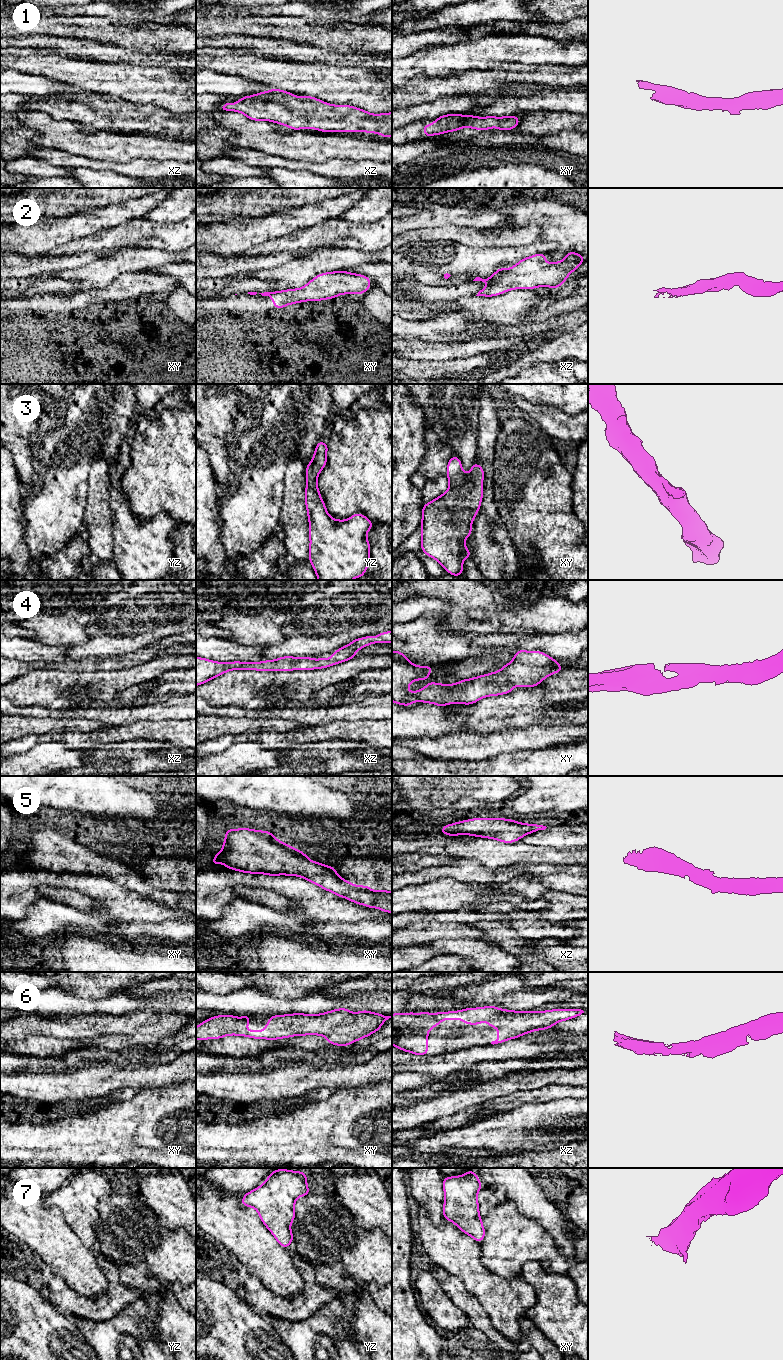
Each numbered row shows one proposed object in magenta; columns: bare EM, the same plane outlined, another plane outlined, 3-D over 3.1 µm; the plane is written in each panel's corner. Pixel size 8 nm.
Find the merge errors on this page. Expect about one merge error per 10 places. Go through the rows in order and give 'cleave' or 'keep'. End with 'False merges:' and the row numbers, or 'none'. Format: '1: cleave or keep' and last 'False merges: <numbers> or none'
1: keep
2: keep
3: keep
4: keep
5: keep
6: keep
7: keep
False merges: none

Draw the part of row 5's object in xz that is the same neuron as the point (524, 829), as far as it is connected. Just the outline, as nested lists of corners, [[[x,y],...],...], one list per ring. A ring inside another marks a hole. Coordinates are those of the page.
[[[474,818],[443,826],[440,828],[440,833],[448,836],[471,835],[512,843],[529,833],[546,828],[540,824],[520,823],[512,819]]]

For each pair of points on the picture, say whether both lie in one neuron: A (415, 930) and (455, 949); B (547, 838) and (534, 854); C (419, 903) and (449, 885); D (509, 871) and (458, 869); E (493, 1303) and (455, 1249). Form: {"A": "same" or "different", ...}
{"A": "different", "B": "different", "C": "same", "D": "same", "E": "same"}

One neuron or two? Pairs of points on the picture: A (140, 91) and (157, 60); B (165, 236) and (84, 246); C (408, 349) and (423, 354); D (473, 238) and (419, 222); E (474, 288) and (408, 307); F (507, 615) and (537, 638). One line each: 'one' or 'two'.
A: two
B: one
C: one
D: two
E: one
F: two

